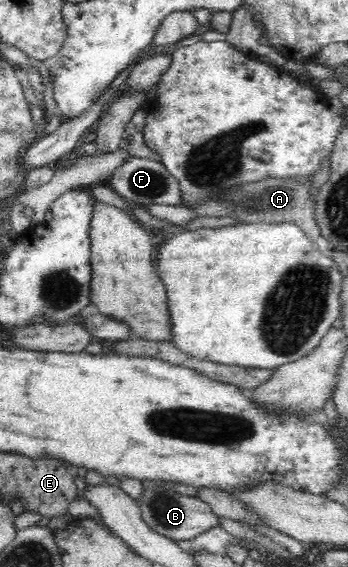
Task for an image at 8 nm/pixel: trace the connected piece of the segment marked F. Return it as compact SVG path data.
M131 157L109 178L109 186L123 199L141 206L181 204L180 183L163 163Z

